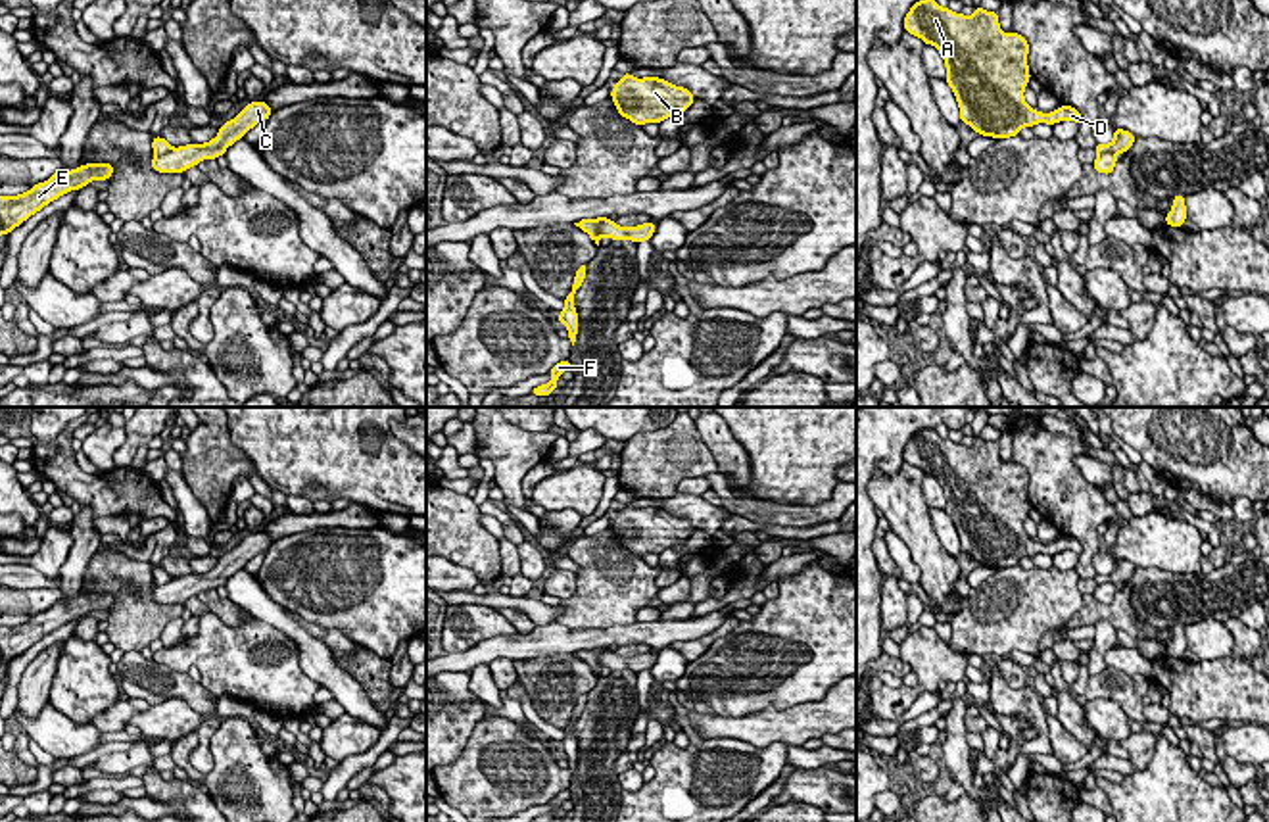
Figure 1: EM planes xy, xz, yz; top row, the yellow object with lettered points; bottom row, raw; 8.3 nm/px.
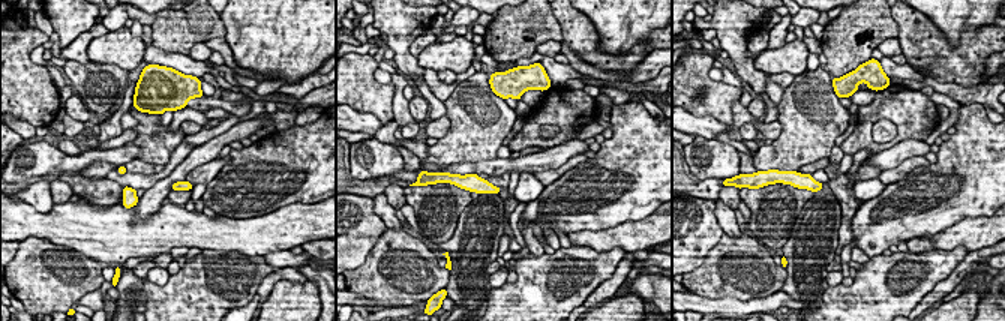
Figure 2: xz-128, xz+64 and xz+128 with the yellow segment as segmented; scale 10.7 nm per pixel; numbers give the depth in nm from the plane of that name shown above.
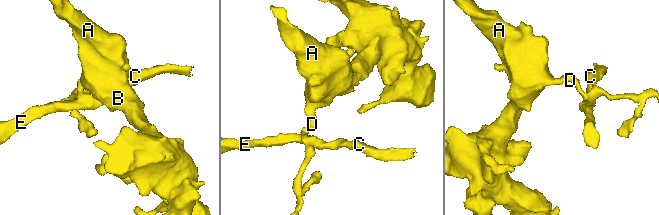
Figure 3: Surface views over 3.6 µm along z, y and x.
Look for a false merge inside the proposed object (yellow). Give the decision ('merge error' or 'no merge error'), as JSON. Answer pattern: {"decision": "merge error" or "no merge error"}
{"decision": "merge error"}

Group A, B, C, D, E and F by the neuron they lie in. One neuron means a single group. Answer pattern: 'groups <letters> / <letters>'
groups A B D F / C E

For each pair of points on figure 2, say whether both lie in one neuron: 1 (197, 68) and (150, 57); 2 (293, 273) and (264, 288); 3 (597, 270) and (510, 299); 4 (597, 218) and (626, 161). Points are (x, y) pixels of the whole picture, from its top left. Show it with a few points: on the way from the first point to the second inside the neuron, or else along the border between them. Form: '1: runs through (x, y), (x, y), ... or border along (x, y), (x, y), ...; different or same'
1: runs through (185, 63), (162, 57); same
2: runs through (285, 273), (279, 273), (272, 281); same
3: runs through (576, 275), (552, 285), (539, 299), (531, 299); same
4: runs through (612, 204), (632, 189), (636, 182), (633, 176); same

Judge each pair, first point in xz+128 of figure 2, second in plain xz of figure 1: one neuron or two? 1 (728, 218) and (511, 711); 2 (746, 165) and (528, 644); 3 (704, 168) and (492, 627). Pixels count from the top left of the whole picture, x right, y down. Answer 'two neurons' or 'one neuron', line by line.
1: two neurons
2: two neurons
3: one neuron

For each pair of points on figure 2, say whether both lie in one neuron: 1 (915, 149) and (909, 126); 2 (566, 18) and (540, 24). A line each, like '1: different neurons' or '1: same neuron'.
1: different neurons
2: different neurons

